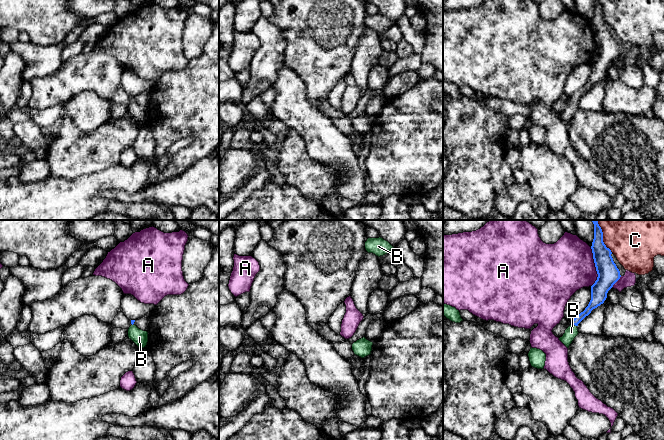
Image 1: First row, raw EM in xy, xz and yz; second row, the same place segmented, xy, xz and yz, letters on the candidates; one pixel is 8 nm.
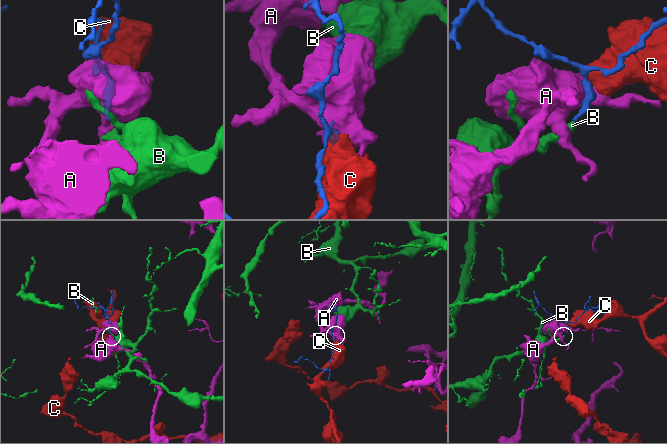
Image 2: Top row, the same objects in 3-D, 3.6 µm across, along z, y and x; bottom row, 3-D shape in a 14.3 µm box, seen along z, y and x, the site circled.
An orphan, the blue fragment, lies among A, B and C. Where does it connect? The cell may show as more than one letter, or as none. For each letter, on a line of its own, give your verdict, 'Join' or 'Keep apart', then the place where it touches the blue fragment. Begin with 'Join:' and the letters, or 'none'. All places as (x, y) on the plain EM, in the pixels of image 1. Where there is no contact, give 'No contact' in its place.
Join: B
A: Keep apart. Touches blue at yz (595, 42)
B: Join. Touches blue at yz (574, 100)
C: Keep apart. Touches blue at yz (602, 14)

